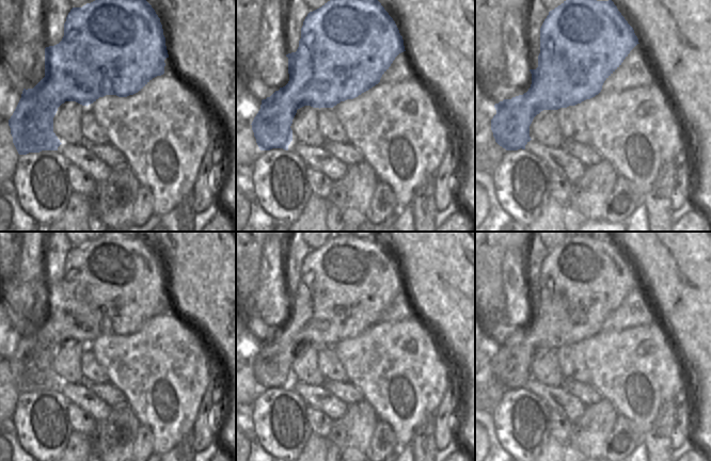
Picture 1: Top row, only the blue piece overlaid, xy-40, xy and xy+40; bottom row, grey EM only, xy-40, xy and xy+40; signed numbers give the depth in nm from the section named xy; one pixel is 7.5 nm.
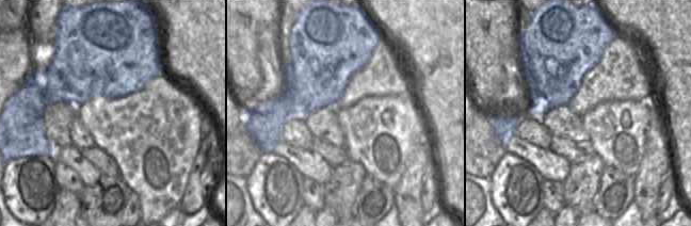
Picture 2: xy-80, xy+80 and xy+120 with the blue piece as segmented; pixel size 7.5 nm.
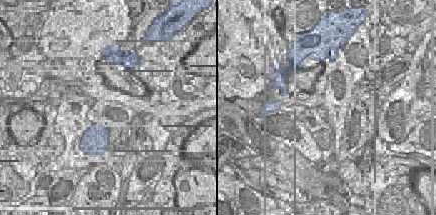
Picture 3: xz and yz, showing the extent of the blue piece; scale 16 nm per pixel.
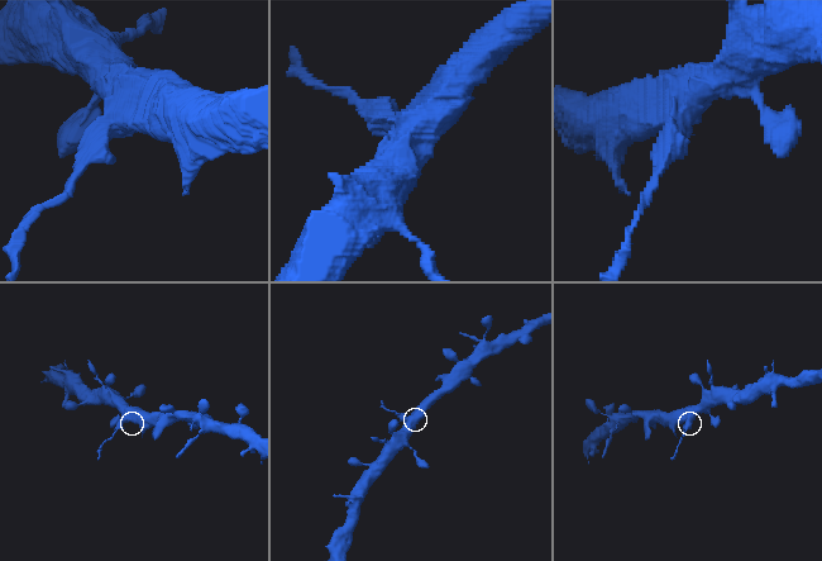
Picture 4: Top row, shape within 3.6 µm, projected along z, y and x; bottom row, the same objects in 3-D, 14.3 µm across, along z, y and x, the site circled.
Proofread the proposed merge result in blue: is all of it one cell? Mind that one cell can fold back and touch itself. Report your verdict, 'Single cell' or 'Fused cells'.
Fused cells

